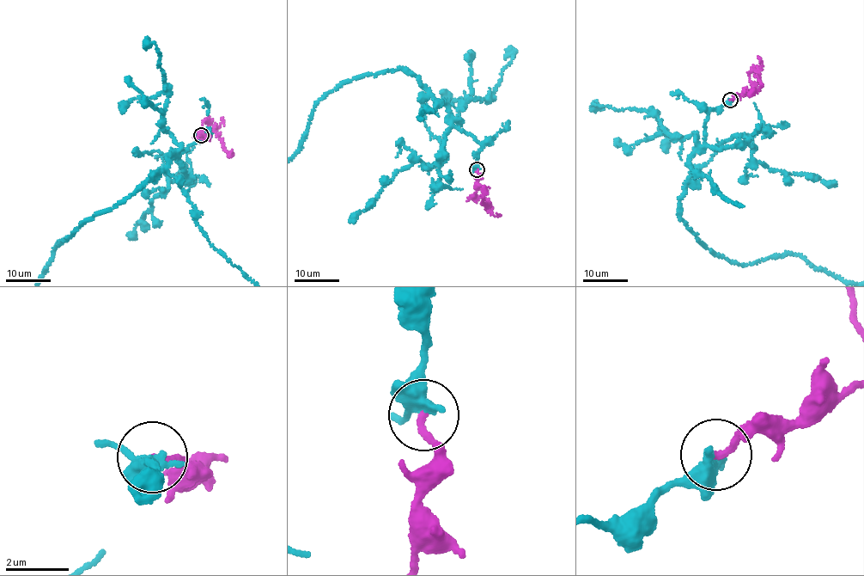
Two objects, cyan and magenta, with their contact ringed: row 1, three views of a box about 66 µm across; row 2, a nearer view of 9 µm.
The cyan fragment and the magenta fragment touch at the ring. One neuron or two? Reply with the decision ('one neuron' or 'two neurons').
two neurons

